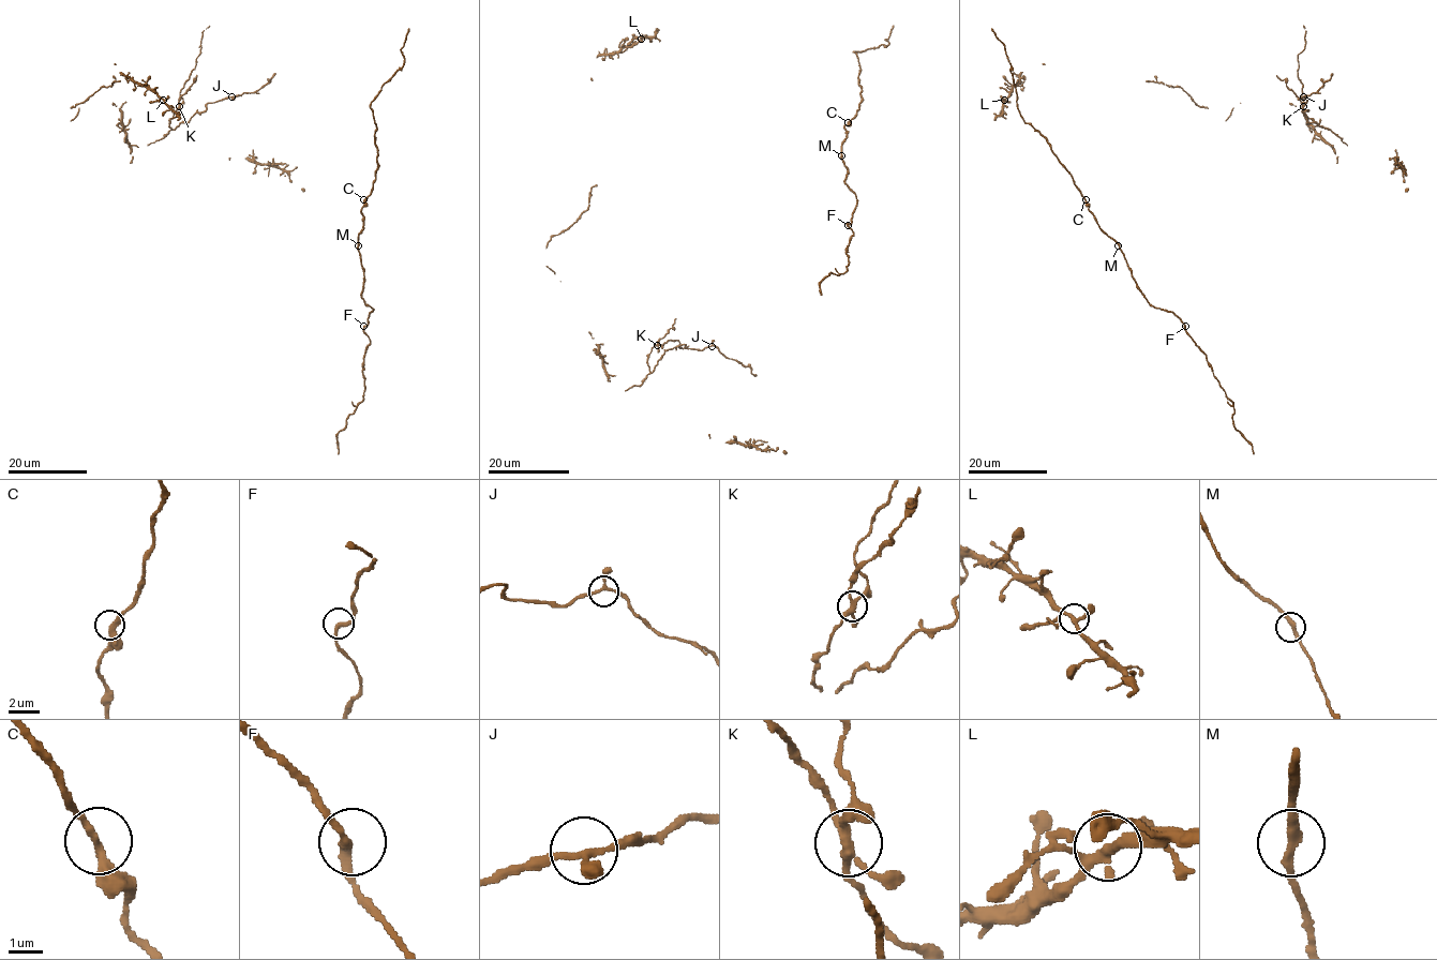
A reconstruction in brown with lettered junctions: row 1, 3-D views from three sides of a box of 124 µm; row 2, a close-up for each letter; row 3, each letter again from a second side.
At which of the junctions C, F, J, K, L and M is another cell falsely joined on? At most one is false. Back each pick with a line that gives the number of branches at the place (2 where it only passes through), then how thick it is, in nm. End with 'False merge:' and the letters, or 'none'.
K: 4 branches meet; 260 nm thick
False merge: K

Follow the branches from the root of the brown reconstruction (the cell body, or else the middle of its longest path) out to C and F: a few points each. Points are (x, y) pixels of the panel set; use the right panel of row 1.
C: (1119, 243), (1099, 226), (1086, 199)
F: (1119, 243), (1131, 276), (1146, 300), (1156, 308), (1172, 312), (1185, 326)

